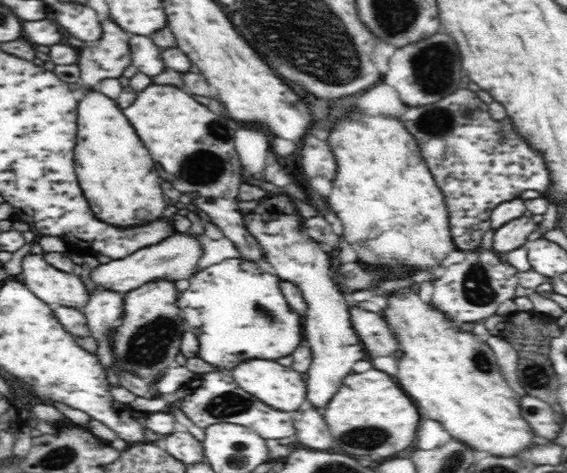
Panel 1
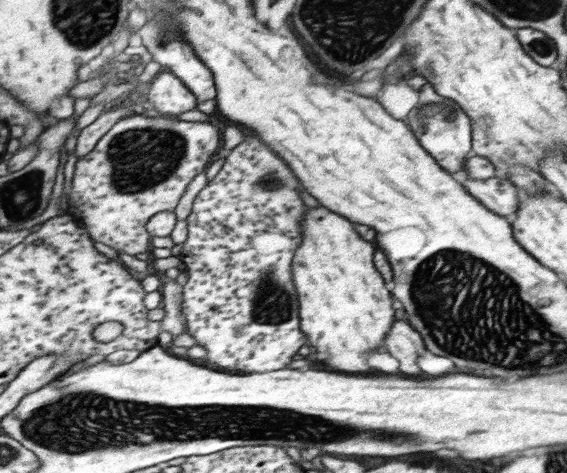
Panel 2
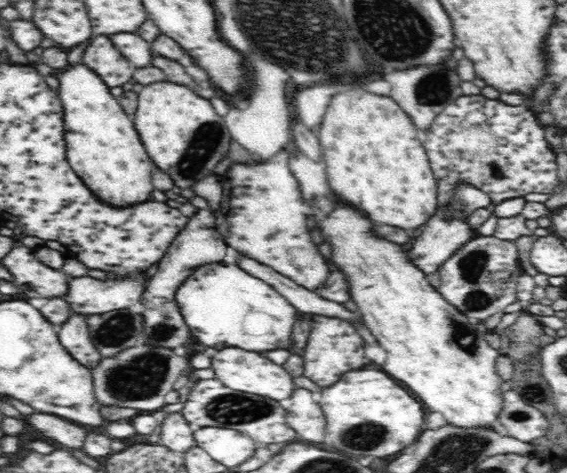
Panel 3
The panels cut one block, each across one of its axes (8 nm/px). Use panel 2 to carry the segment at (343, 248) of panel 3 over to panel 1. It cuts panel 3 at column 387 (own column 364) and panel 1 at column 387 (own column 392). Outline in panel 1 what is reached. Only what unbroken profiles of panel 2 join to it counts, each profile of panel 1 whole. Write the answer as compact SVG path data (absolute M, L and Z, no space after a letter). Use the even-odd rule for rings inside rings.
M406 286L406 298L390 296L388 308L384 312L387 326L398 338L404 356L398 362L398 382L402 390L416 402L420 414L438 420L450 433L452 439L464 442L476 454L492 456L516 456L536 440L530 424L522 418L520 396L510 390L510 386L500 371L495 353L486 344L486 338L458 330L446 313L434 310L424 304L416 292Z

